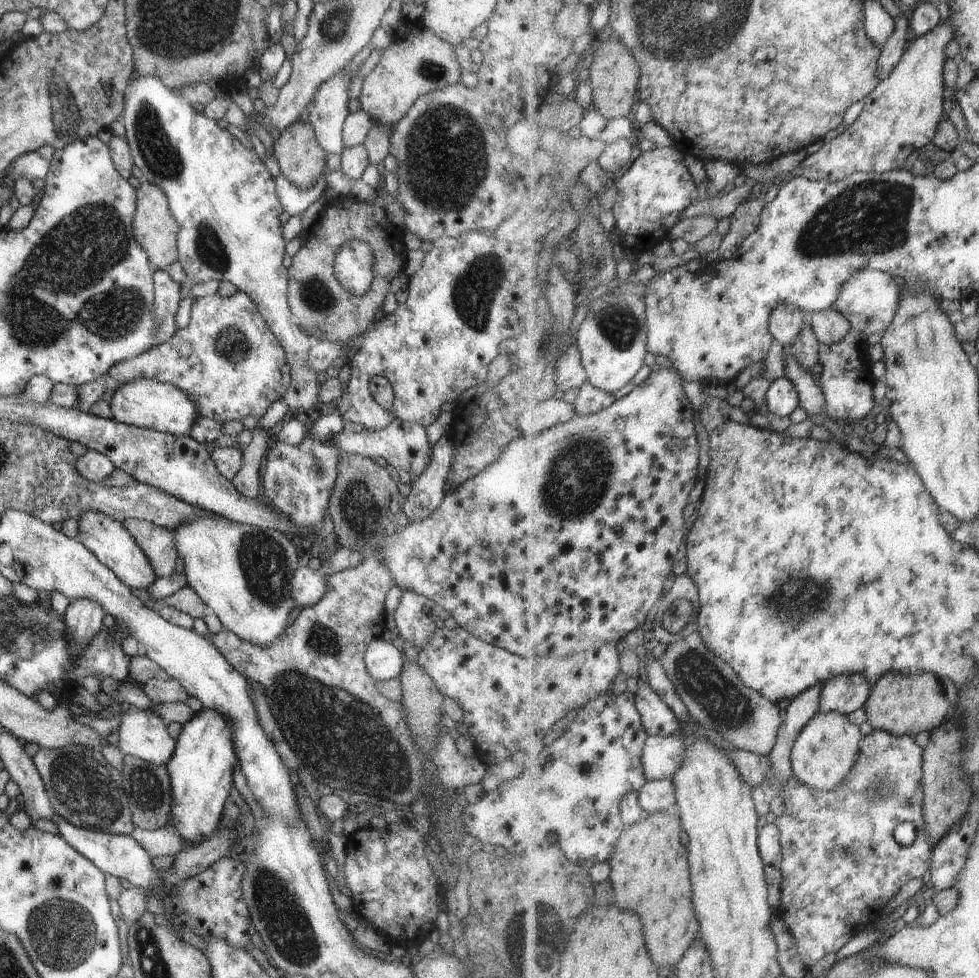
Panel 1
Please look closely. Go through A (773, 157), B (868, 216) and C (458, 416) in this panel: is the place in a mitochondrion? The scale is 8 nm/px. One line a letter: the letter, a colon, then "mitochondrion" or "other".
A: other
B: mitochondrion
C: other

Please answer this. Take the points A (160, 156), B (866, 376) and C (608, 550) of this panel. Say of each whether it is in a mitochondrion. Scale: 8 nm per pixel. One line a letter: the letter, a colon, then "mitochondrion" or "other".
A: mitochondrion
B: other
C: other

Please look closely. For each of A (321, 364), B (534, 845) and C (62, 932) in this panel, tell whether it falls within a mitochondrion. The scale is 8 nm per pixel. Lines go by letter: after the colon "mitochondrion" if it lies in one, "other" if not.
A: other
B: other
C: mitochondrion

